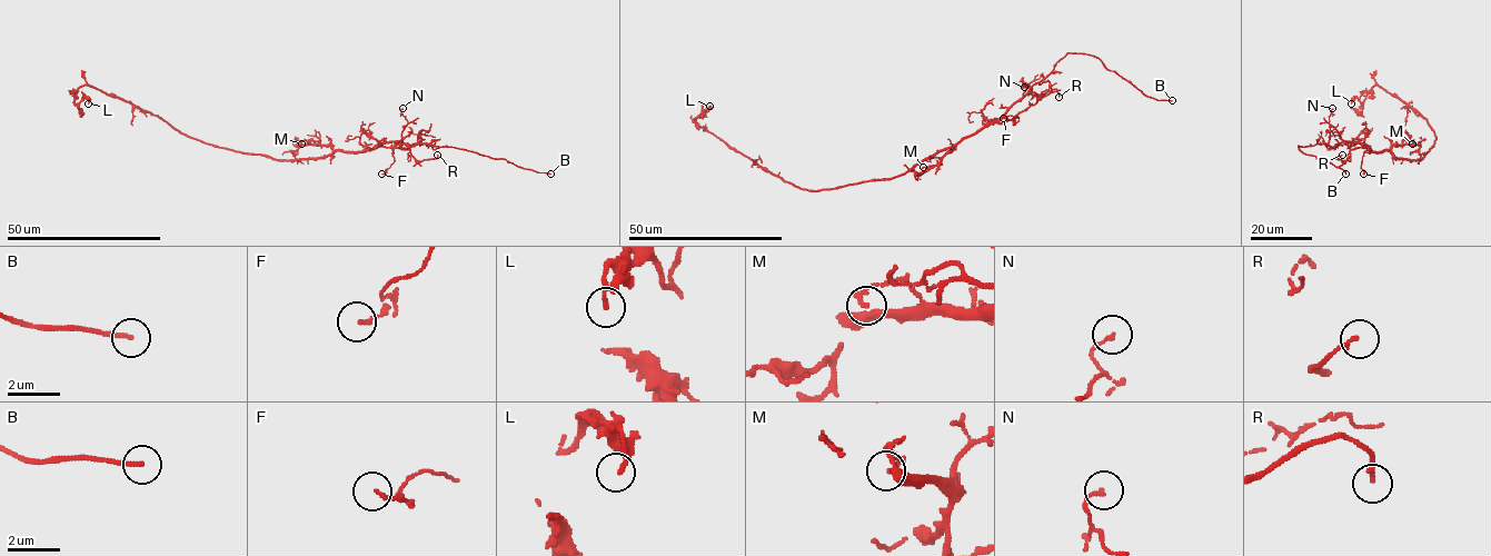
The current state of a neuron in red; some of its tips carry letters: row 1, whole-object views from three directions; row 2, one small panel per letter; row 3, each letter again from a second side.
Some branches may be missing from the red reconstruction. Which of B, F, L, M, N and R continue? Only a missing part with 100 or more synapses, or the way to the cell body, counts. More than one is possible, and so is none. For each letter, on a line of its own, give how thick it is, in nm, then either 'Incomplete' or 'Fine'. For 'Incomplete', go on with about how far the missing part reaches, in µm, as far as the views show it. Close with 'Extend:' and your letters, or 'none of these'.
B: Thickness 160 nm. Incomplete. Missing length about 3 µm
F: Thickness 130 nm. Fine
L: Thickness 160 nm. Fine
M: Thickness 140 nm. Fine
N: Thickness 120 nm. Fine
R: Thickness 170 nm. Fine
Extend: B

